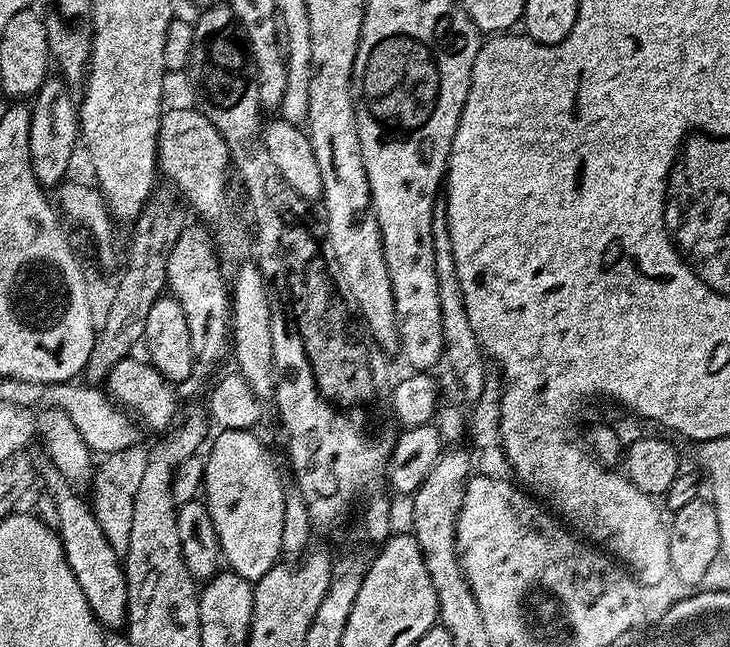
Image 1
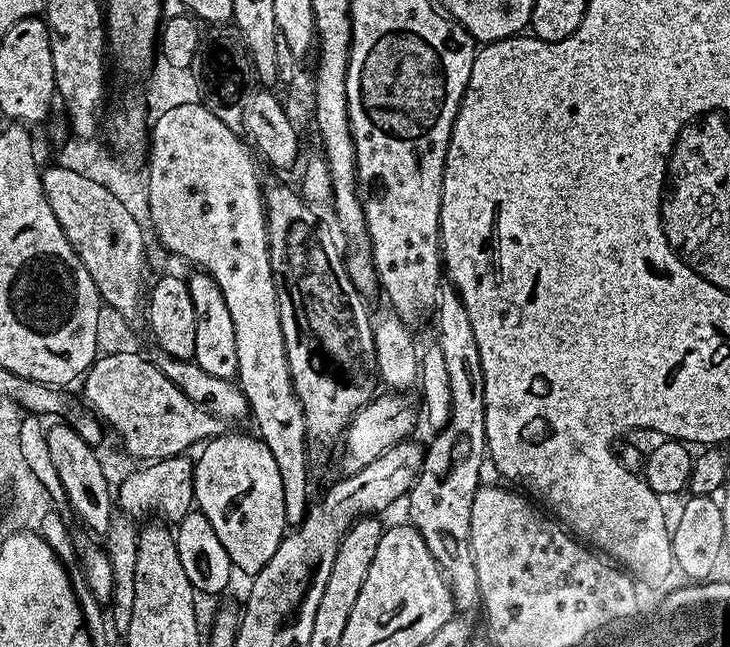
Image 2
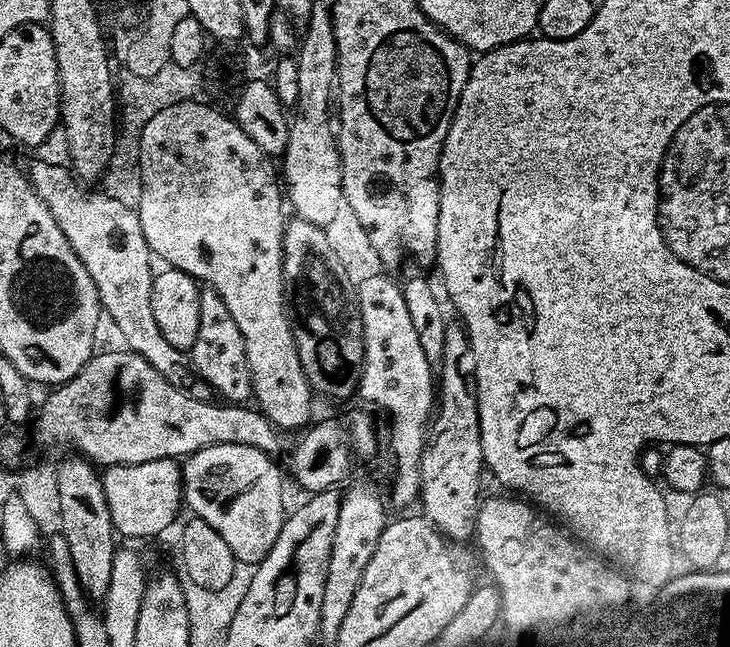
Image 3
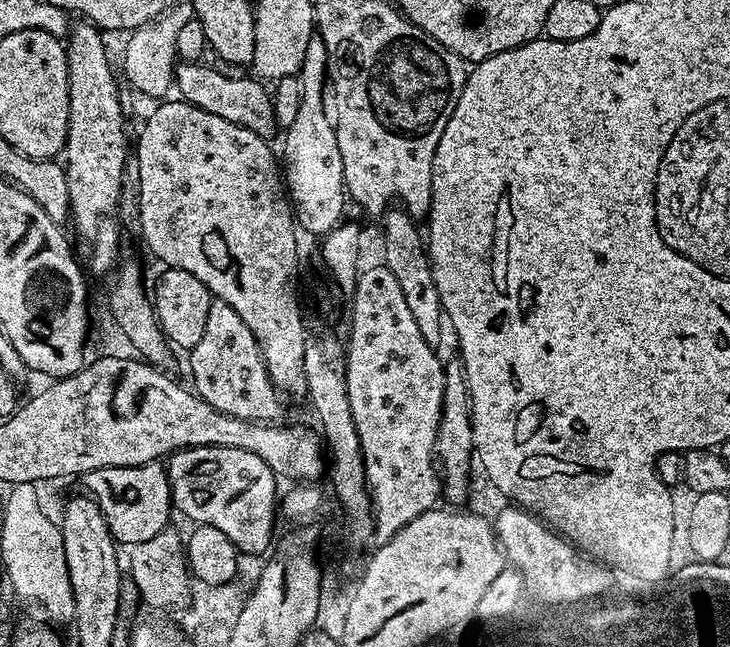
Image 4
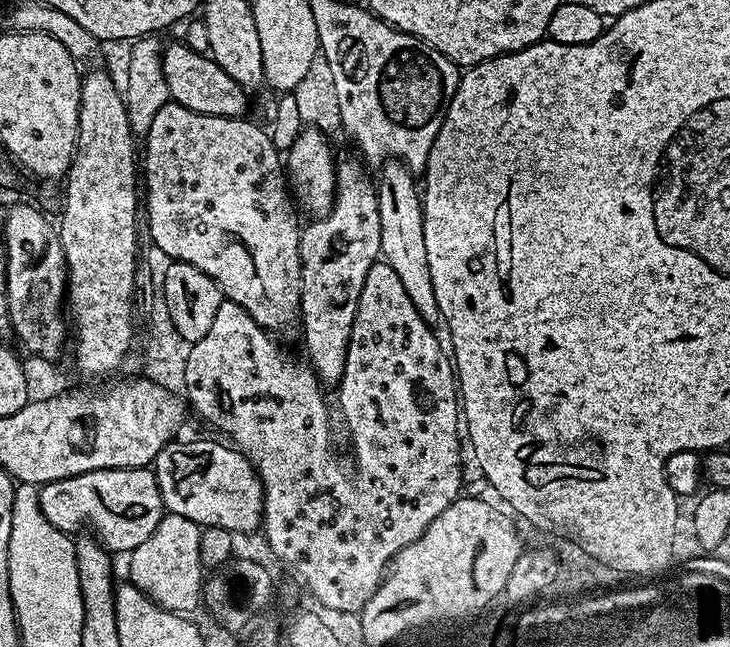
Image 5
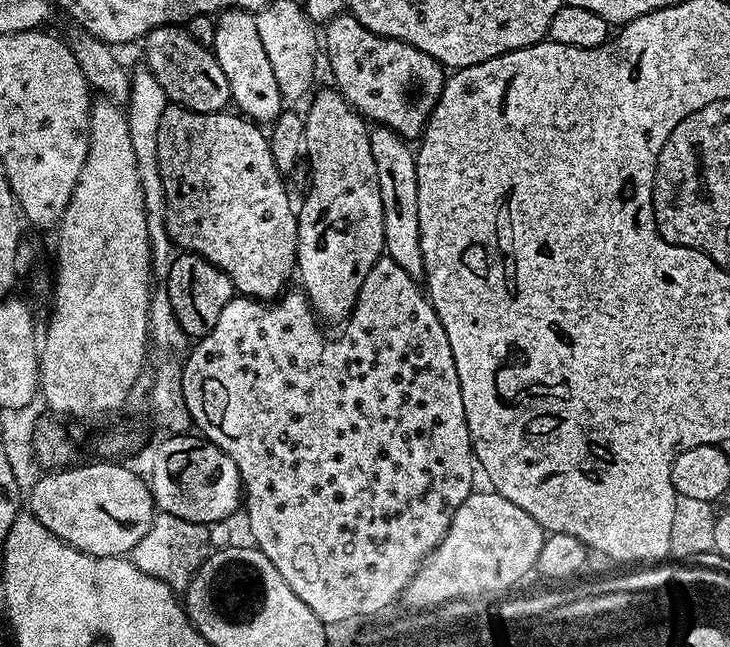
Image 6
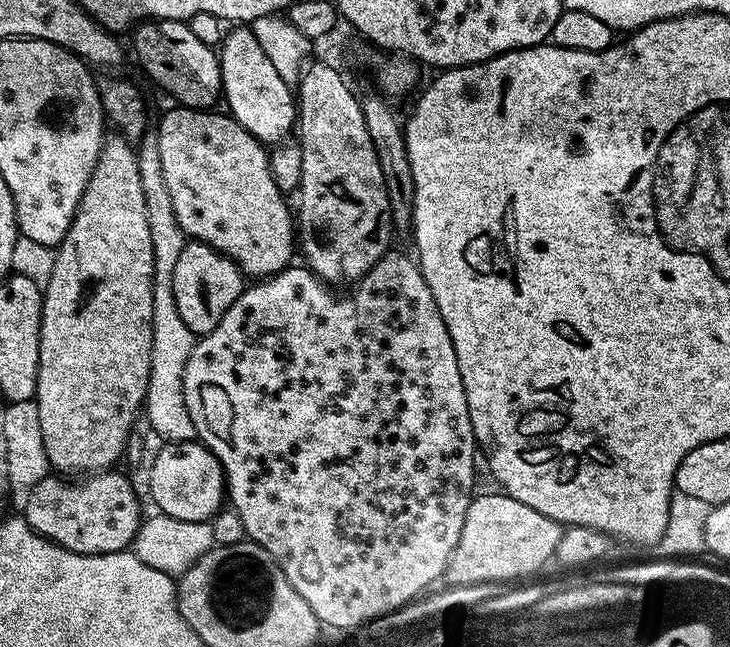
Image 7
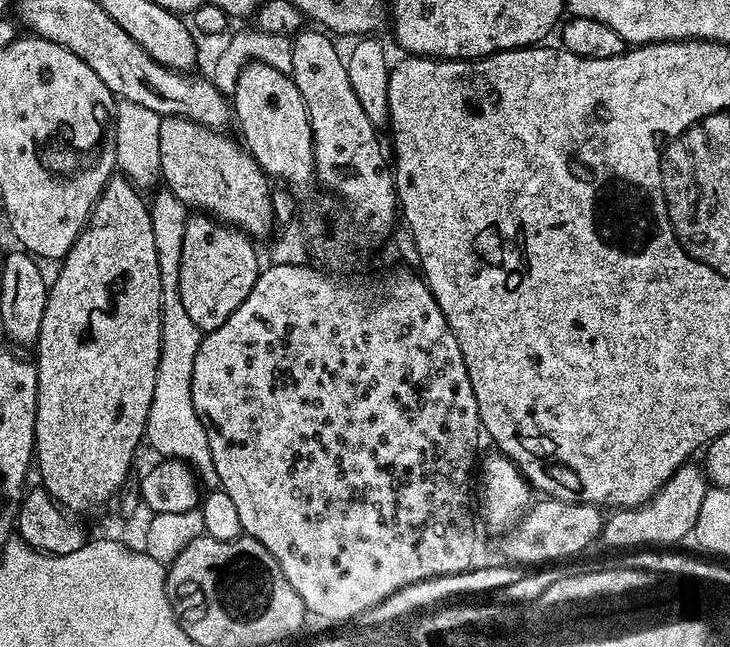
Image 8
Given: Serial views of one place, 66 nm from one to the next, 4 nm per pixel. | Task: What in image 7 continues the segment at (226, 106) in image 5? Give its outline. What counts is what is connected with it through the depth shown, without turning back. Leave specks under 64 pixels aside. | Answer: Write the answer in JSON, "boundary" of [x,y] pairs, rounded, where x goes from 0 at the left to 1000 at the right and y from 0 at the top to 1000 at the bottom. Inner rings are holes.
{"boundary":[[[203,28],[188,36],[181,53],[181,74],[193,102],[216,134],[226,136],[241,153],[237,156],[242,162],[285,170],[296,153],[303,153],[307,127],[297,76],[268,59],[258,34]]]}

